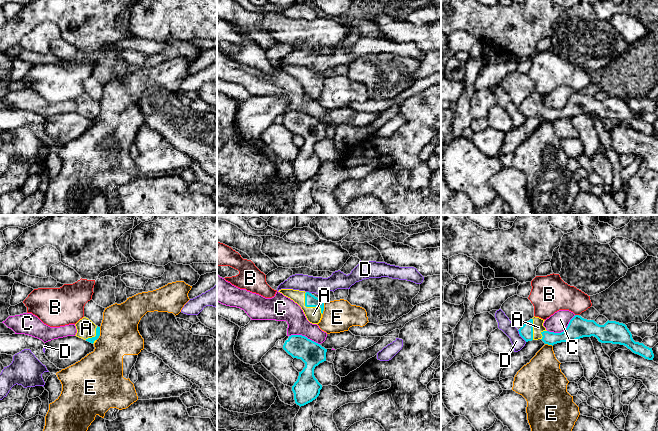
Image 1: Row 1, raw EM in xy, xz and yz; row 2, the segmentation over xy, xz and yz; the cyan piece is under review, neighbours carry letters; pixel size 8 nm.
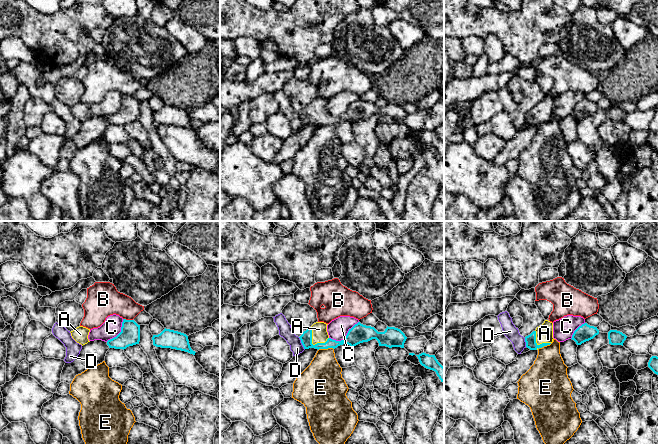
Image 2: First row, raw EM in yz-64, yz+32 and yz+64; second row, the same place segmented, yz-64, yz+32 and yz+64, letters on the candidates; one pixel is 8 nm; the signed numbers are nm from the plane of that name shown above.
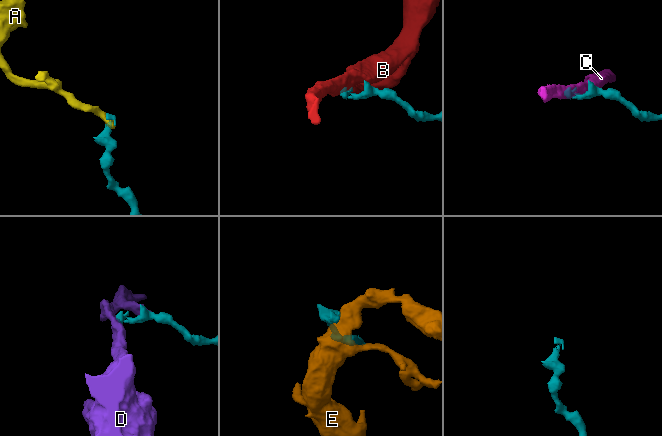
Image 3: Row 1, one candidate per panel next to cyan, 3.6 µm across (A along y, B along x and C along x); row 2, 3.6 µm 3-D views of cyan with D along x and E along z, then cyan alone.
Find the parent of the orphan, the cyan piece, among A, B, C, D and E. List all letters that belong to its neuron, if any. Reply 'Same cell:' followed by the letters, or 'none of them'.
Same cell: A

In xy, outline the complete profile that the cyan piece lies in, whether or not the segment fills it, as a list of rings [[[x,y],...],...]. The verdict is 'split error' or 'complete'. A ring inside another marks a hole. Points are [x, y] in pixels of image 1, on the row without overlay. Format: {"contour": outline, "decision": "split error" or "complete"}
{"contour": [[[86,93],[80,95],[76,100],[77,109],[75,112],[82,114],[92,120],[100,112],[100,103],[96,102],[91,96]]], "decision": "split error"}

